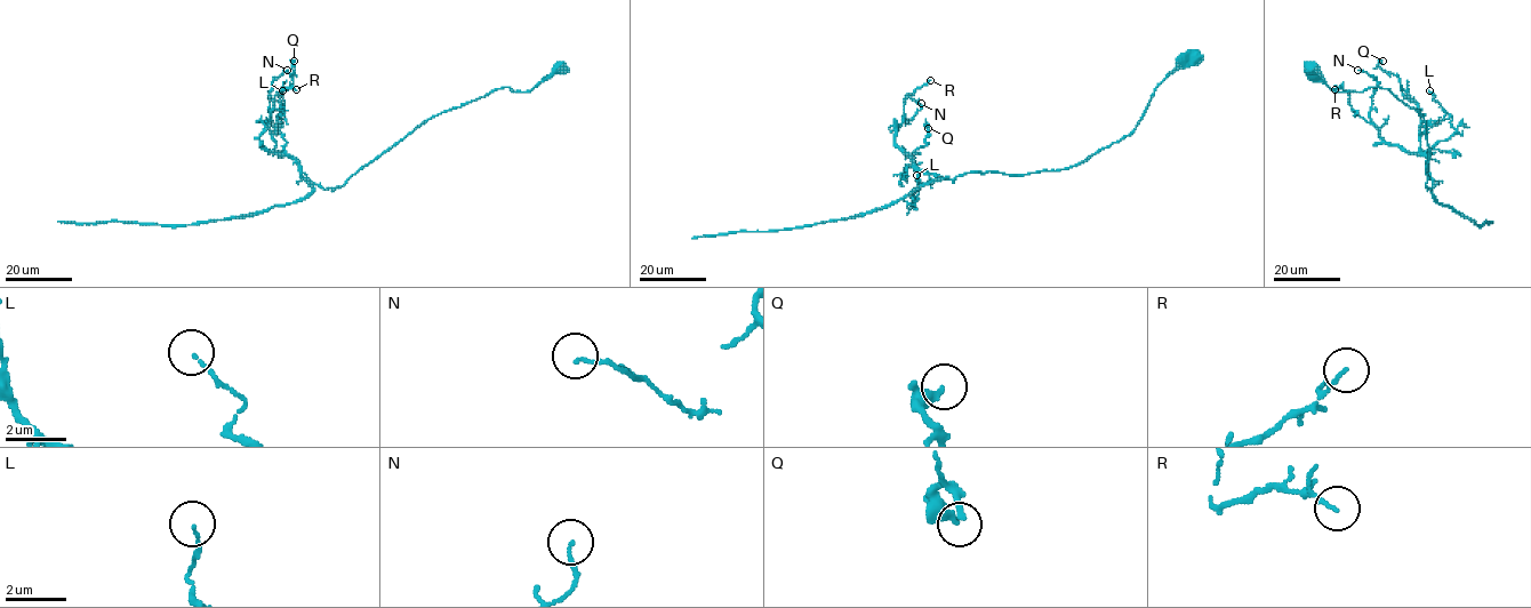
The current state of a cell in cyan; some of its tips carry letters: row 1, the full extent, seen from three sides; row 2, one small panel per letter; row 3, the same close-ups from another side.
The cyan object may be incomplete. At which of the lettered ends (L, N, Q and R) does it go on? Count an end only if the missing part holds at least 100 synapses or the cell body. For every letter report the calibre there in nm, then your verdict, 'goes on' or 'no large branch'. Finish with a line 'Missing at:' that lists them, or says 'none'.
L: 90 nm | no large branch
N: 120 nm | no large branch
Q: 280 nm | no large branch
R: 100 nm | no large branch
Missing at: none

